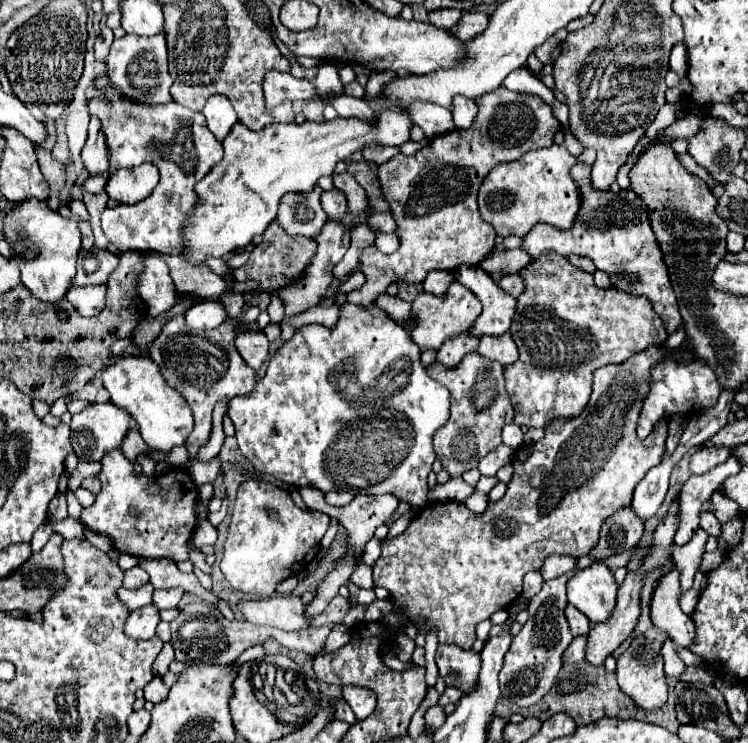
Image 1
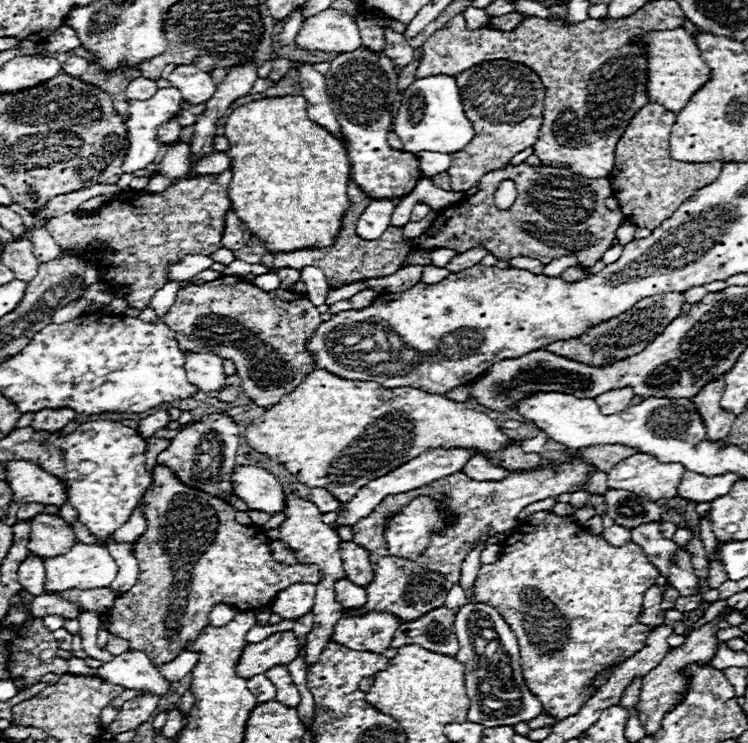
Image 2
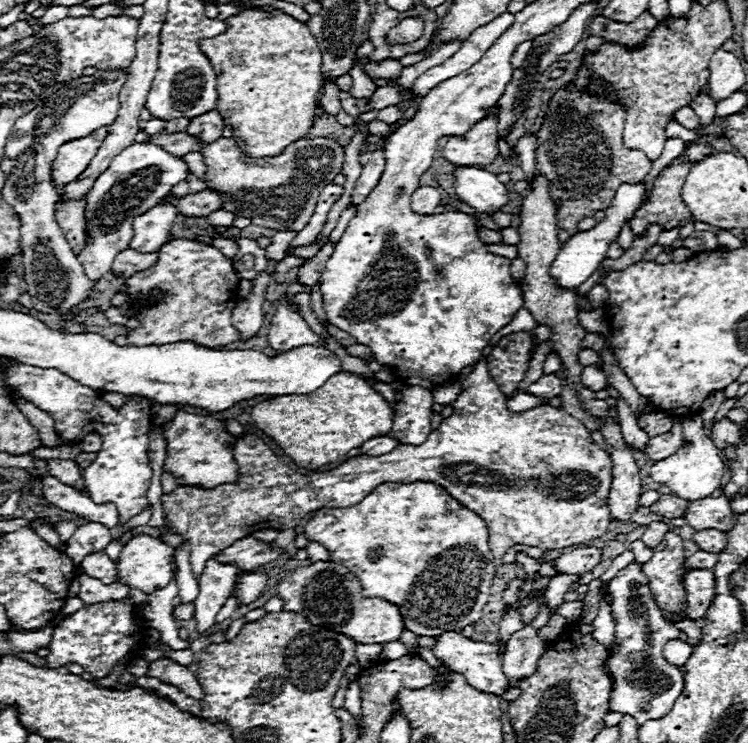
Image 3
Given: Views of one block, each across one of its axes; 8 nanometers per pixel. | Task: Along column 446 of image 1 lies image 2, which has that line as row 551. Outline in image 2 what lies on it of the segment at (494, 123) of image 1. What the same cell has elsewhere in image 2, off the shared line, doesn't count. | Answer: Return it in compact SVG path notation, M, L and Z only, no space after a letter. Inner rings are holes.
M154 466L154 482L142 498L142 512L148 522L146 532L134 542L134 556L138 556L140 574L128 592L116 596L114 606L106 610L108 632L130 642L130 650L142 650L148 654L152 664L164 664L180 656L186 650L190 640L196 640L200 630L208 622L210 610L218 602L230 602L240 610L264 608L272 598L290 584L320 582L320 568L316 564L282 564L276 562L270 554L270 538L254 526L242 526L234 520L234 508L224 500L210 496L198 488L190 488L178 480L178 476L162 466Z

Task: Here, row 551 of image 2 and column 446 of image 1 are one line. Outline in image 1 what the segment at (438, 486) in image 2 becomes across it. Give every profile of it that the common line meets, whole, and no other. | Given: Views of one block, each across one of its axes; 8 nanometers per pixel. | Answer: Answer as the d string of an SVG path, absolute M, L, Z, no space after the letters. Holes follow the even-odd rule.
M470 352L460 360L460 364L452 368L446 368L440 362L430 364L428 376L450 390L450 420L442 430L436 432L434 452L442 462L442 468L450 472L452 478L458 478L464 472L478 468L480 458L484 458L484 454L492 452L502 442L502 426L514 420L514 408L506 392L504 366L480 358L478 352Z

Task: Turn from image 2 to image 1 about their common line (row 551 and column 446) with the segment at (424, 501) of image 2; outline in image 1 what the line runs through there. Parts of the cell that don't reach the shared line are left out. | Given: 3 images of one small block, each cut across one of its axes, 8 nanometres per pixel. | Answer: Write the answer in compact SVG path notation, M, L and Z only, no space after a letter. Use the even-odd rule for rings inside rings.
M344 302L342 310L340 310L340 318L334 328L310 324L310 326L302 326L300 330L296 330L296 334L288 342L284 342L276 350L276 354L270 358L268 370L266 370L264 378L254 386L254 390L244 396L232 398L232 402L228 404L228 414L236 426L236 438L238 438L238 446L242 450L242 454L254 464L256 470L272 474L274 478L278 478L286 484L292 484L292 486L314 486L322 492L348 490L352 494L374 494L374 496L394 494L400 502L406 502L412 508L412 512L420 512L424 506L430 504L428 474L436 460L436 454L432 450L432 438L434 438L436 430L440 430L450 418L450 392L442 384L438 384L436 380L432 380L428 376L426 366L420 360L420 354L422 352L412 342L410 334L400 324L396 324L388 314L384 314L382 308L356 306L356 304Z

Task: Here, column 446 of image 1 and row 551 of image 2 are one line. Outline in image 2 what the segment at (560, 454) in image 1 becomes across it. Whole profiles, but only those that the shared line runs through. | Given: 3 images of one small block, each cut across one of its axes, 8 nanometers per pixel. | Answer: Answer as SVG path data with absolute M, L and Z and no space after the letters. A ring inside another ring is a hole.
M548 514L544 518L542 524L538 526L530 526L530 524L520 524L502 544L502 556L492 562L492 564L482 564L472 588L474 600L476 602L486 602L490 606L494 606L500 616L504 616L506 624L510 624L510 628L514 630L516 638L518 638L518 646L520 646L520 656L522 656L522 670L524 670L524 680L526 686L530 688L530 692L534 692L534 696L538 696L538 700L542 700L542 706L546 708L546 714L554 716L556 720L564 720L568 716L574 716L584 704L586 700L596 692L592 688L588 688L588 684L596 684L596 688L600 688L600 684L606 682L610 670L604 670L606 666L618 666L620 662L624 662L626 658L630 658L632 654L636 654L638 650L644 648L646 638L650 634L650 626L644 626L638 622L638 614L642 608L642 600L644 600L644 592L656 582L658 578L658 570L654 568L654 564L646 558L644 550L634 544L632 540L626 542L624 546L612 546L608 544L600 534L586 534L584 530L580 530L580 526L570 518L570 516L556 516L556 514Z

